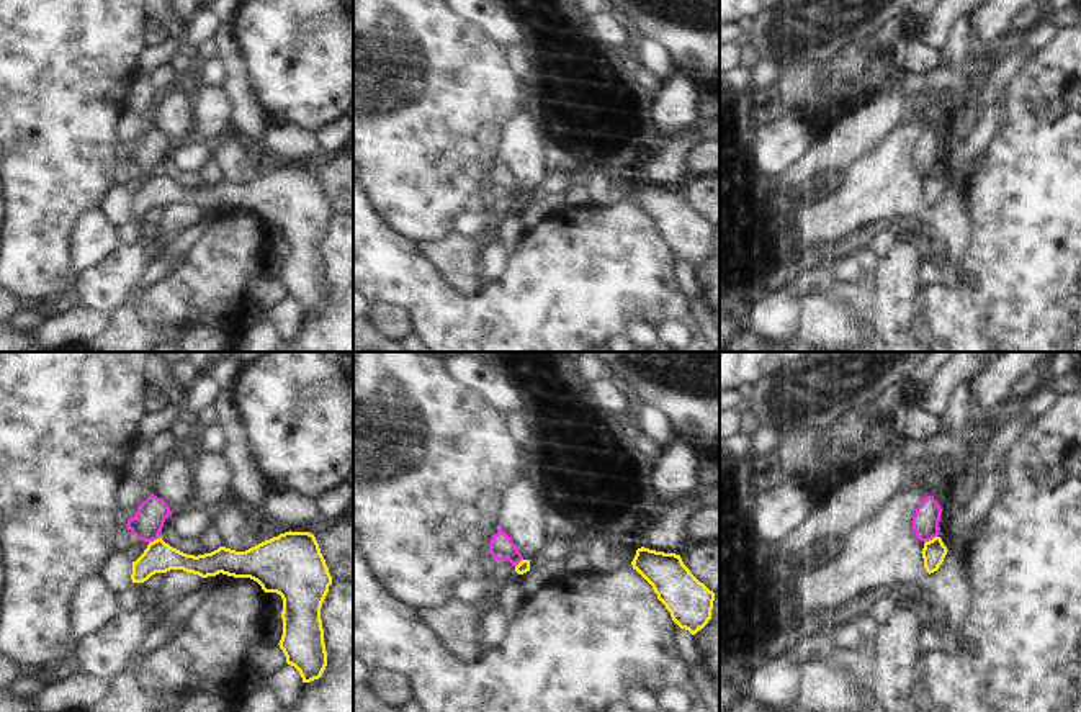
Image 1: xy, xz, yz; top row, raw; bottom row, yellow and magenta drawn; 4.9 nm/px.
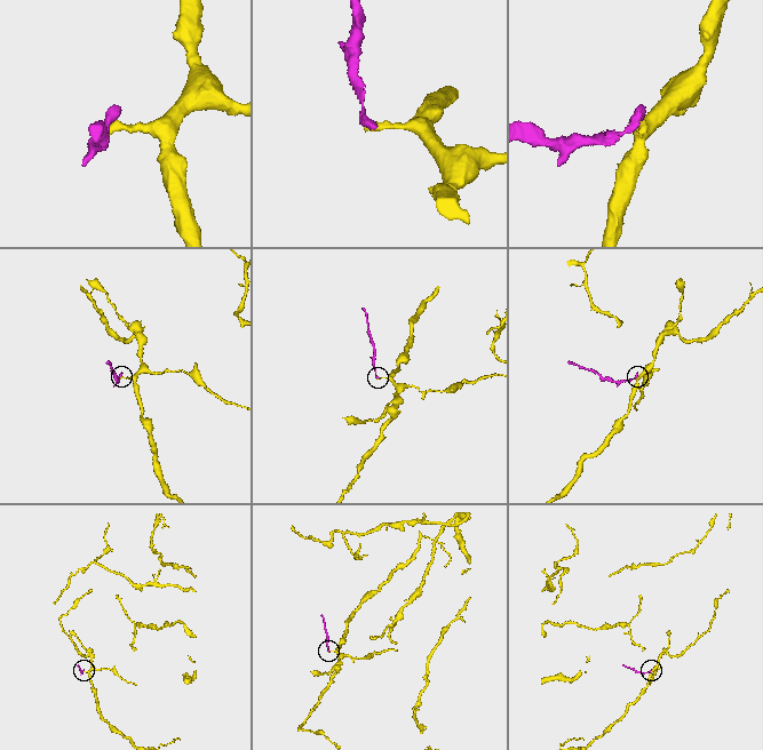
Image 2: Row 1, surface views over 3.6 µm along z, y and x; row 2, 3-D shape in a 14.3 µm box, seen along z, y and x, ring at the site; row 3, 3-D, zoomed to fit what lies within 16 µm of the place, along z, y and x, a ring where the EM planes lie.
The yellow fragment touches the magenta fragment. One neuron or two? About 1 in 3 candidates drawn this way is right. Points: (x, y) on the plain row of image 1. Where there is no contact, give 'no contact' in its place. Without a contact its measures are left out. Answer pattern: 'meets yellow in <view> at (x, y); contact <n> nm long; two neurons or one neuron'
meets yellow in yz at (929, 174); contact 80 nm long; two neurons

